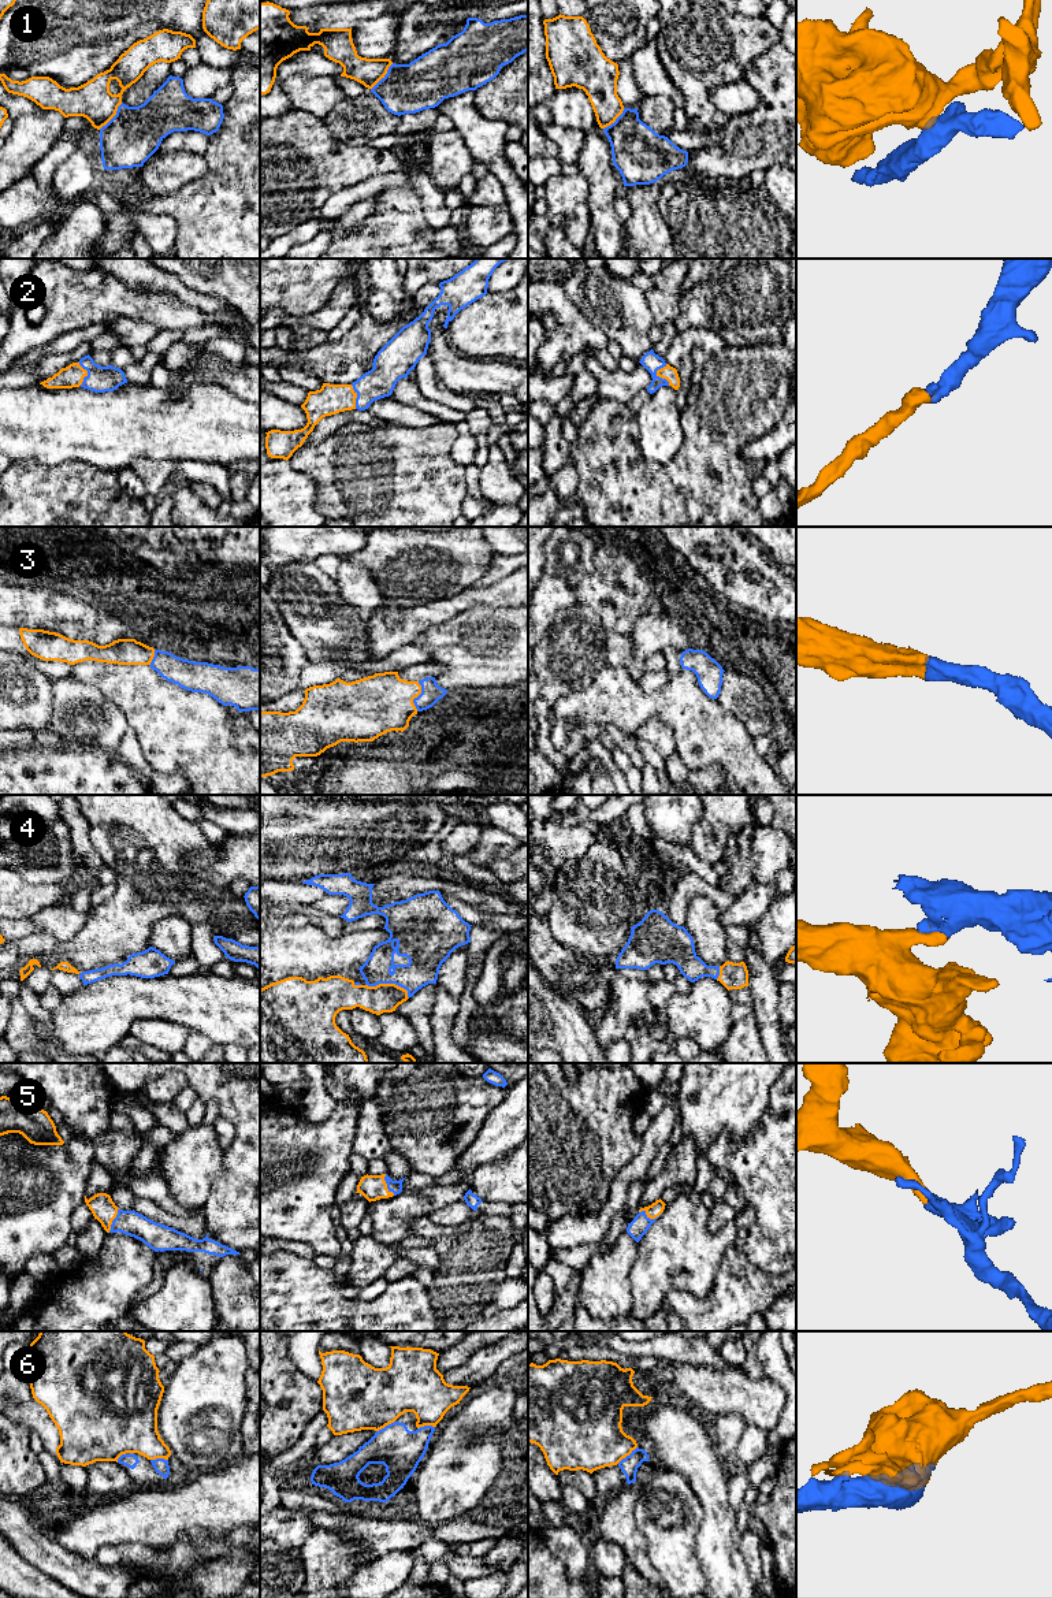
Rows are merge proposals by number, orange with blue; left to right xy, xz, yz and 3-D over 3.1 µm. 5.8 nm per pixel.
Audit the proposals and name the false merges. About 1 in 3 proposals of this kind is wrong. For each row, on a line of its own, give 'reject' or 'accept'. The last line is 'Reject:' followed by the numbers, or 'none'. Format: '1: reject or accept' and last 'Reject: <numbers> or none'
1: reject
2: accept
3: accept
4: accept
5: accept
6: reject
Reject: 1, 6

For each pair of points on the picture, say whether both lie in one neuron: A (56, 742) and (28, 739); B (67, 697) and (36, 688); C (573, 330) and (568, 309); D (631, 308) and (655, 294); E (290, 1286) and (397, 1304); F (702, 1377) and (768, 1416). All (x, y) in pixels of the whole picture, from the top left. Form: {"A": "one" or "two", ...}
{"A": "one", "B": "two", "C": "one", "D": "two", "E": "one", "F": "one"}

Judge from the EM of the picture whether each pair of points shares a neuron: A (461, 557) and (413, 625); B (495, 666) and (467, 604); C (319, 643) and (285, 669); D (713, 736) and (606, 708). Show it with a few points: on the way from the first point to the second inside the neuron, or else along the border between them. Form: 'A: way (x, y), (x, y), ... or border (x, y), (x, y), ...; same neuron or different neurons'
A: border (461, 590), (457, 594), (417, 605); different neurons
B: border (484, 604), (458, 613); different neurons
C: border (304, 649), (308, 658); different neurons
D: way (687, 710), (684, 708), (632, 708); same neuron

